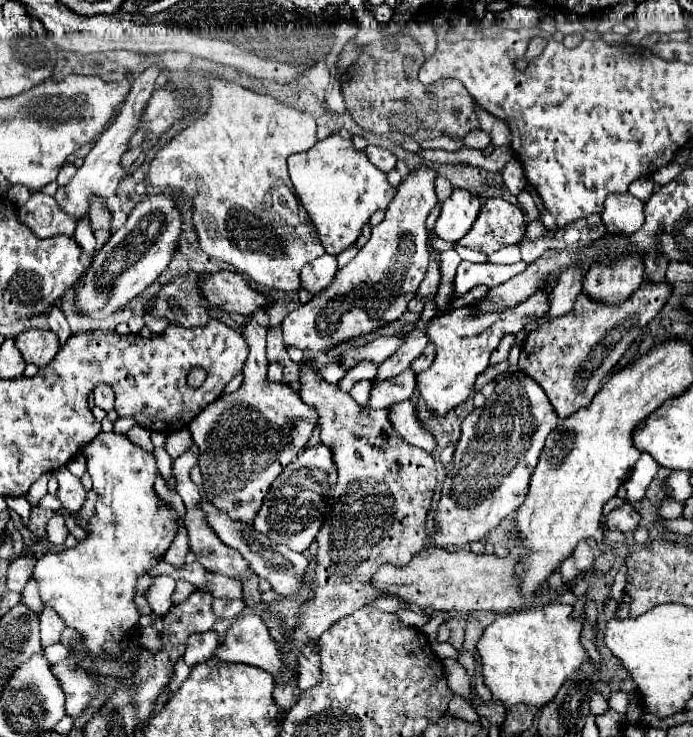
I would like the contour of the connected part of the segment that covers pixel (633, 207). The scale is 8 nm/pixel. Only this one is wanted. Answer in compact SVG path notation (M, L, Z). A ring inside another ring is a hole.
M610 194L604 202L602 222L606 226L604 238L622 236L628 238L630 234L638 232L644 224L644 202L626 194Z

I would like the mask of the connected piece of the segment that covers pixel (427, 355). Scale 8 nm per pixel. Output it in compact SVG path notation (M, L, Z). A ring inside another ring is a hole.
M430 342L430 344L426 346L426 350L412 362L412 370L414 370L416 374L420 374L422 370L426 370L426 368L434 362L434 356L436 356L436 348L434 348L434 344Z

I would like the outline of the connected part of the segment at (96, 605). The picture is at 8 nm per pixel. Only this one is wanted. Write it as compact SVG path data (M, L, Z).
M114 432L98 434L82 452L88 456L88 474L92 476L92 488L96 492L94 516L88 522L86 538L78 540L74 548L66 548L60 554L44 554L34 566L34 578L38 580L44 606L52 606L64 618L66 626L76 630L80 636L80 642L76 644L76 648L72 648L70 656L52 666L52 674L58 678L66 694L66 714L70 718L80 718L98 692L96 672L86 670L84 666L80 666L80 662L84 658L118 660L122 656L122 640L136 632L140 620L140 610L134 604L136 582L162 560L164 552L170 548L178 532L180 518L170 502L160 498L154 490L154 480L156 476L160 476L160 470L156 468L156 458L152 452L142 450L126 436Z

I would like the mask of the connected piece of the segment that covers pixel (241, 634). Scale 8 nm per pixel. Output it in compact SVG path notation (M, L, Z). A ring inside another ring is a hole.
M256 614L236 618L236 622L226 630L224 640L214 650L214 656L224 660L224 662L242 662L242 664L250 664L250 666L258 666L262 670L268 670L278 682L290 682L292 680L292 672L286 670L282 660L280 660L280 652L278 652L276 642L270 638L264 622Z

